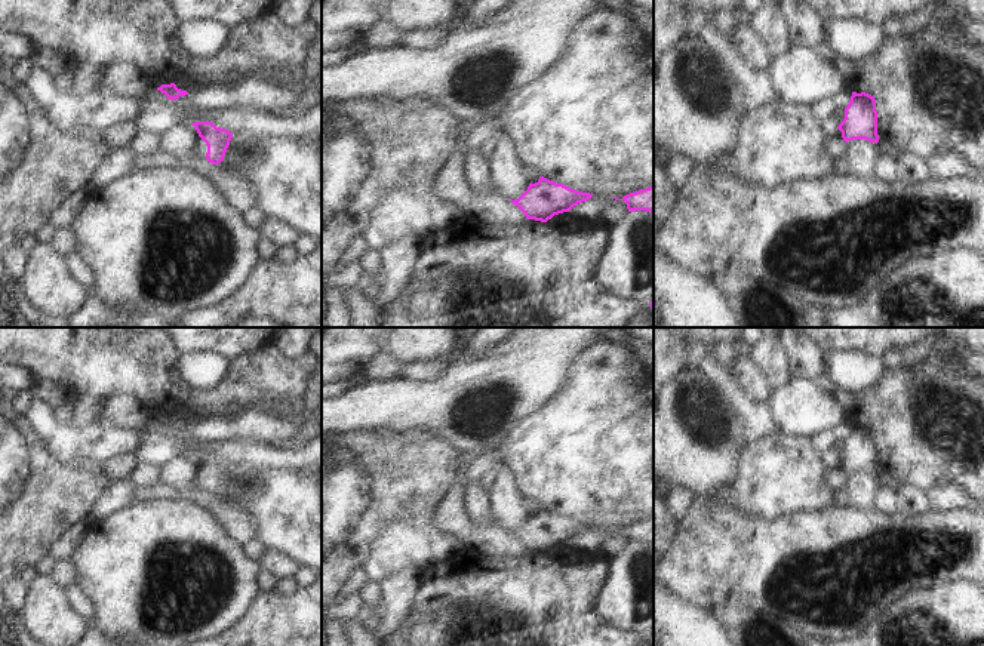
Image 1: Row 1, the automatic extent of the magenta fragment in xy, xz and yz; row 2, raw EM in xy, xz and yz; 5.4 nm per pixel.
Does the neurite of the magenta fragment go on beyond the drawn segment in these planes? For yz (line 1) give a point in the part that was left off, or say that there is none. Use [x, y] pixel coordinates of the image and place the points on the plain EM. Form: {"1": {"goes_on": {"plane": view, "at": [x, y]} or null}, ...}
{"1": {"goes_on": {"plane": "yz", "at": [836, 479]}}}

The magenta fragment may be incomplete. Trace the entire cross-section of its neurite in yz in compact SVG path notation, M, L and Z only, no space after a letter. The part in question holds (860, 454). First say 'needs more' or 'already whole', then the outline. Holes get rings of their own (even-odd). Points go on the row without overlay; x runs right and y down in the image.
needs more; M852 424L851 433L845 440L845 450L833 461L825 474L825 483L834 492L845 490L846 474L852 471L879 474L876 431L865 424Z

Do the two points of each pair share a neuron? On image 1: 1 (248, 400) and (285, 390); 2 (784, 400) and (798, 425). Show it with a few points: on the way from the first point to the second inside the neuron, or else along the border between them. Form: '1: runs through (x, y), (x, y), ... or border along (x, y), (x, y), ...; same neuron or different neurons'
1: border along (268, 393), (266, 408), (271, 409), (276, 415); different neurons
2: runs through (790, 406), (798, 414), (798, 420); same neuron

